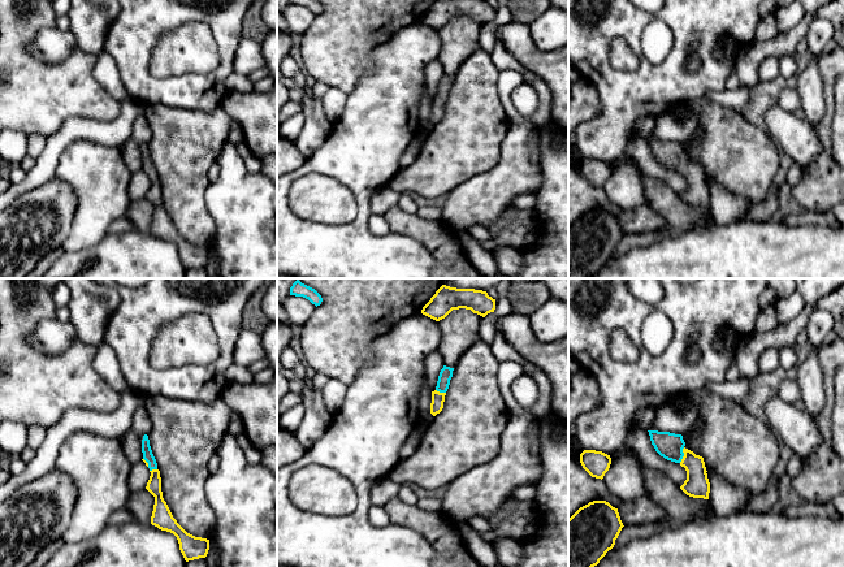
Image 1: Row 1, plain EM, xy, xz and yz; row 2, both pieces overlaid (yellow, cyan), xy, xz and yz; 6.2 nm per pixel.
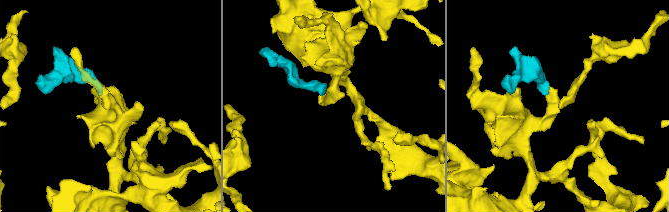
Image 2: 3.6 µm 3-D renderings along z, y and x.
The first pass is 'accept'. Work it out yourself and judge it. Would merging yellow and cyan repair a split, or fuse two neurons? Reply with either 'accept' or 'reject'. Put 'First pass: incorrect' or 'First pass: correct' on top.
First pass: correct
accept

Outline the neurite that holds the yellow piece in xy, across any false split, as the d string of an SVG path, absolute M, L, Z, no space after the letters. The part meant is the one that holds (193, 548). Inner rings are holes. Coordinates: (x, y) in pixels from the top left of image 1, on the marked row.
M144 434L142 440L142 453L142 460L151 472L146 489L155 497L151 524L161 531L170 532L177 537L179 550L186 562L205 558L209 550L209 540L187 533L173 518L163 498L160 471L157 469L157 463L152 454L147 434Z

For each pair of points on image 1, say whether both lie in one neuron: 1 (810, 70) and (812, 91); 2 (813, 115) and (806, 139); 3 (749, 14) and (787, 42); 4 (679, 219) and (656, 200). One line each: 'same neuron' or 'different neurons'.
1: same neuron
2: different neurons
3: different neurons
4: same neuron

